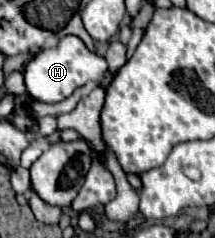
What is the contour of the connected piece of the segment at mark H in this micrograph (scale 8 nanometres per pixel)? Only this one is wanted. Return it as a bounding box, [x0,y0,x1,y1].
[25,35,109,103]

